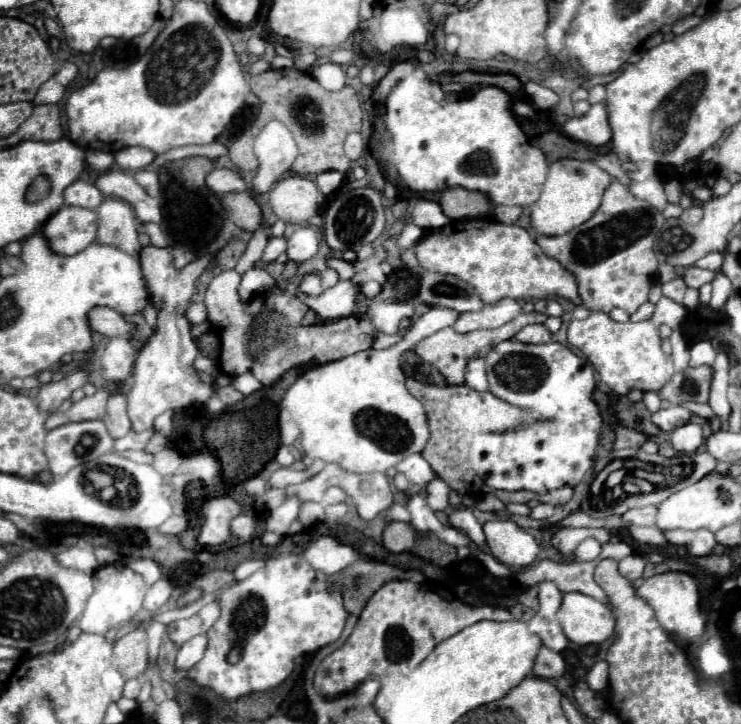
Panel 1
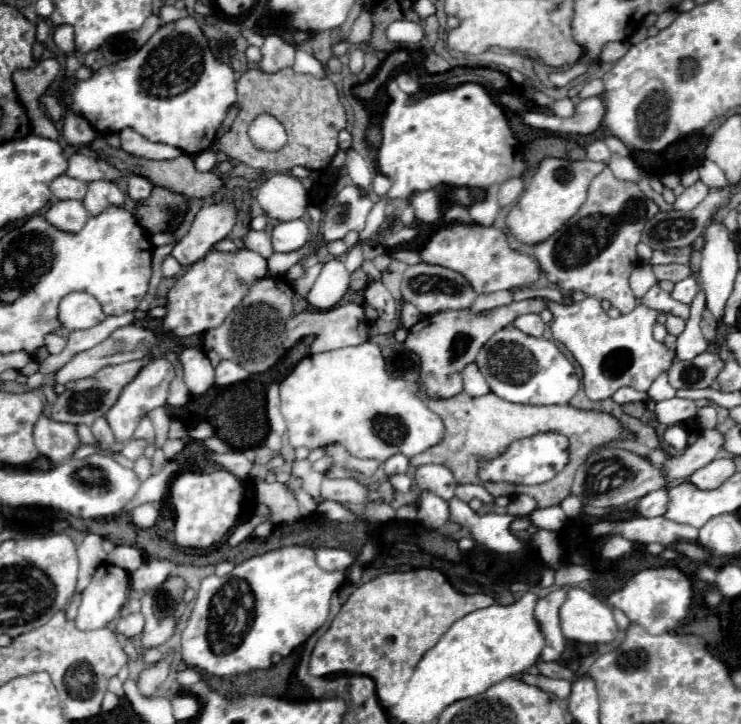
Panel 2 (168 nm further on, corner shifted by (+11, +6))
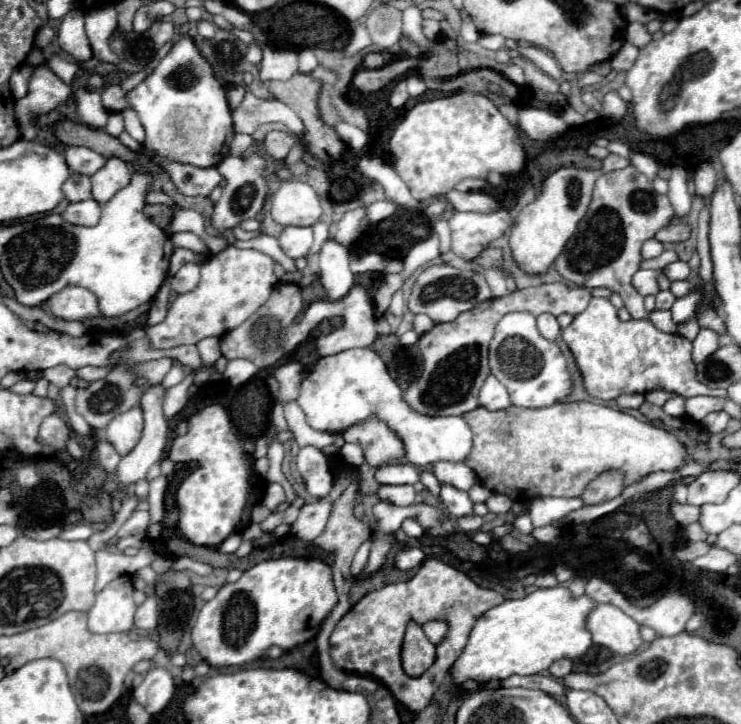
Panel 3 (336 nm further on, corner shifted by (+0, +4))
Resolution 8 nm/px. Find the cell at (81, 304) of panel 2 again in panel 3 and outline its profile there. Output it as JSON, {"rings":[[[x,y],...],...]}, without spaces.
{"rings":[[[71,286],[71,288],[63,288],[63,292],[55,294],[47,306],[51,308],[51,312],[57,318],[63,320],[91,320],[91,318],[99,318],[99,304],[97,304],[97,296],[93,292],[89,292],[87,288],[81,286]]]}

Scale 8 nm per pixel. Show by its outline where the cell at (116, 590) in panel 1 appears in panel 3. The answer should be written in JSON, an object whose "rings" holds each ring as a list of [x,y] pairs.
{"rings":[[[119,576],[97,594],[89,610],[89,628],[97,634],[129,632],[133,628],[135,610],[131,576]]]}

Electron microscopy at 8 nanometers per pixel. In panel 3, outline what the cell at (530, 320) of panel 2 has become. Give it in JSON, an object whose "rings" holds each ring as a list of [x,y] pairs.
{"rings":[[[541,314],[537,318],[537,328],[539,328],[541,336],[545,336],[547,340],[555,340],[559,336],[559,330],[561,330],[561,326],[553,314]]]}

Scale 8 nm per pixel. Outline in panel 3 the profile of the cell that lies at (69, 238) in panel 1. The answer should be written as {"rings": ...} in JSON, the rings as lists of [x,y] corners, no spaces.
{"rings":[[[83,200],[83,202],[75,202],[69,204],[67,210],[63,212],[63,218],[71,224],[79,224],[79,226],[95,226],[99,222],[101,216],[101,206],[95,200]]]}

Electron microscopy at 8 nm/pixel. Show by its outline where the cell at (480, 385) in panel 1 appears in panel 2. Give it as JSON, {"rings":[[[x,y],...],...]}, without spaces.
{"rings":[[[476,364],[466,366],[464,372],[462,372],[462,378],[464,378],[464,392],[466,392],[468,396],[476,398],[476,396],[484,396],[484,394],[490,392],[490,386],[488,386],[488,382],[484,380],[484,376],[480,374],[480,370],[478,370]]]}

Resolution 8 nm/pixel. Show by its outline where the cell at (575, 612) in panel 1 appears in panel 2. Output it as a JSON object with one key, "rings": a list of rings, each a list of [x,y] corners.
{"rings":[[[570,588],[560,608],[562,634],[584,644],[610,644],[618,636],[612,610],[582,588]]]}

